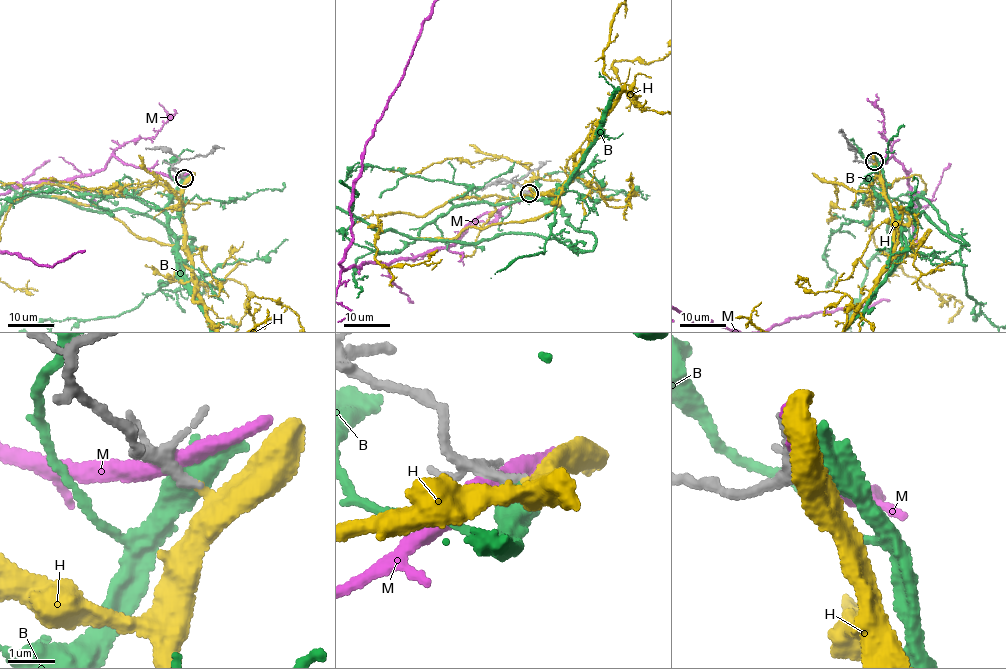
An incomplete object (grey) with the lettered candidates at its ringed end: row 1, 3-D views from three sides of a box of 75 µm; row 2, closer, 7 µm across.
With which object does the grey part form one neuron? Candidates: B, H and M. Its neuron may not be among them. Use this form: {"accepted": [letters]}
{"accepted": ["H"]}

